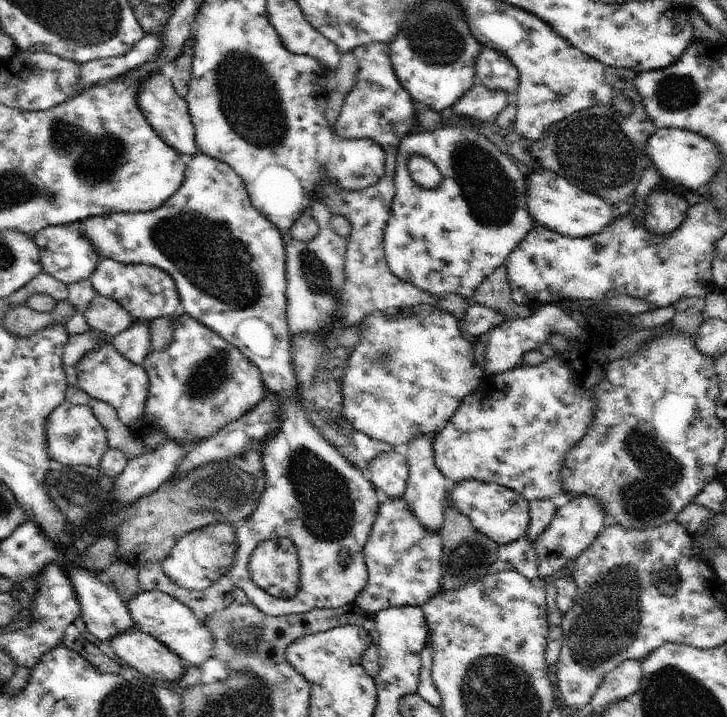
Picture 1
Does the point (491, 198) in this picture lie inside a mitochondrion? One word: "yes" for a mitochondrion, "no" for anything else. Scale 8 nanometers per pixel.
yes

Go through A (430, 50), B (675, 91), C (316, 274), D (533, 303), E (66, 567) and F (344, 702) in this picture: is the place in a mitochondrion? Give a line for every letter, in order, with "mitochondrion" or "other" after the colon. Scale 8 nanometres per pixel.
A: mitochondrion
B: mitochondrion
C: mitochondrion
D: other
E: other
F: other

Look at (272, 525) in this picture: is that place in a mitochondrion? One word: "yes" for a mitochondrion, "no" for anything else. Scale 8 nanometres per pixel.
no

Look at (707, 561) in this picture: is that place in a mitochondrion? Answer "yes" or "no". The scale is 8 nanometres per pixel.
no

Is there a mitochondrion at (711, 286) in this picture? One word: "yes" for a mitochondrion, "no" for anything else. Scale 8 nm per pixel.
no

